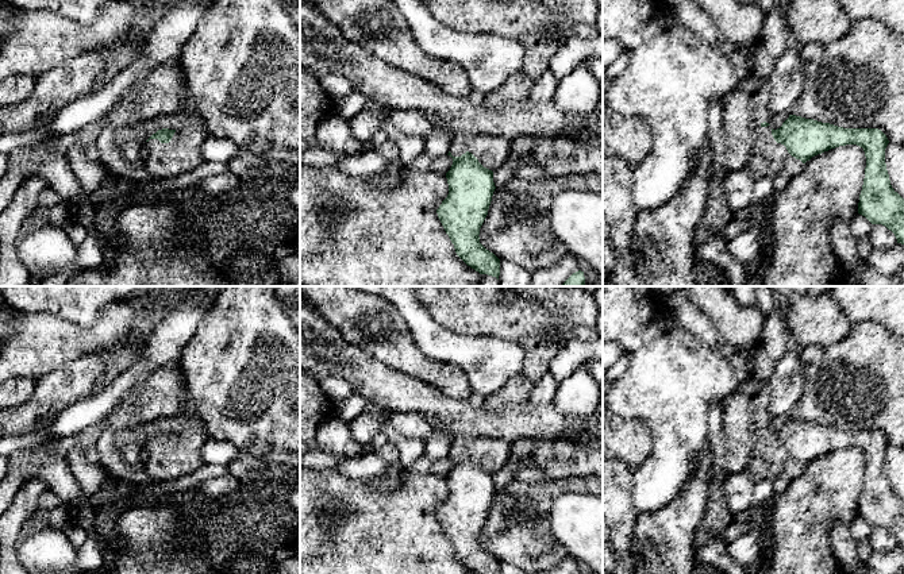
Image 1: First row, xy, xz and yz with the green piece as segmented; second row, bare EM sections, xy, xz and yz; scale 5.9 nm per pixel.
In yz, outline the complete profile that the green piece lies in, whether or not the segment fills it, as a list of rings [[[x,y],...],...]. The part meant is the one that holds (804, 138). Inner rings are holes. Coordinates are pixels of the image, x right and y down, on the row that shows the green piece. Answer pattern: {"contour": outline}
{"contour": [[[789,115],[780,128],[772,128],[772,135],[777,143],[784,145],[788,153],[803,163],[818,154],[839,146],[857,145],[862,147],[866,157],[866,167],[859,194],[858,213],[865,216],[872,224],[885,226],[895,234],[897,243],[904,244],[904,199],[890,185],[885,163],[885,149],[889,140],[881,130],[843,128],[830,123]]]}

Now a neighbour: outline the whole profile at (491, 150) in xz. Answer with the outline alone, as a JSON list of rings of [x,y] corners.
[[[454,134],[450,146],[453,157],[461,157],[469,151],[492,172],[504,162],[509,150],[511,140],[496,135]]]

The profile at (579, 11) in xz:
[[[538,0],[566,15],[574,24],[596,26],[597,0]]]

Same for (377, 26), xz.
[[[309,0],[351,42],[396,68],[411,72],[455,97],[468,97],[472,85],[465,70],[450,61],[427,55],[416,43],[408,23],[391,0]]]

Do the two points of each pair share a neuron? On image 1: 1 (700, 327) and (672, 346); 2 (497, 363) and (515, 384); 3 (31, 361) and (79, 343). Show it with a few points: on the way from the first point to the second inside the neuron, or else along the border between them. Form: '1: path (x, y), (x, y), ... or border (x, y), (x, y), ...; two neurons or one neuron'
1: border (666, 312), (680, 326), (716, 351); two neurons
2: border (522, 372), (511, 376), (485, 397); two neurons
3: path (43, 349), (49, 343), (66, 343); one neuron

